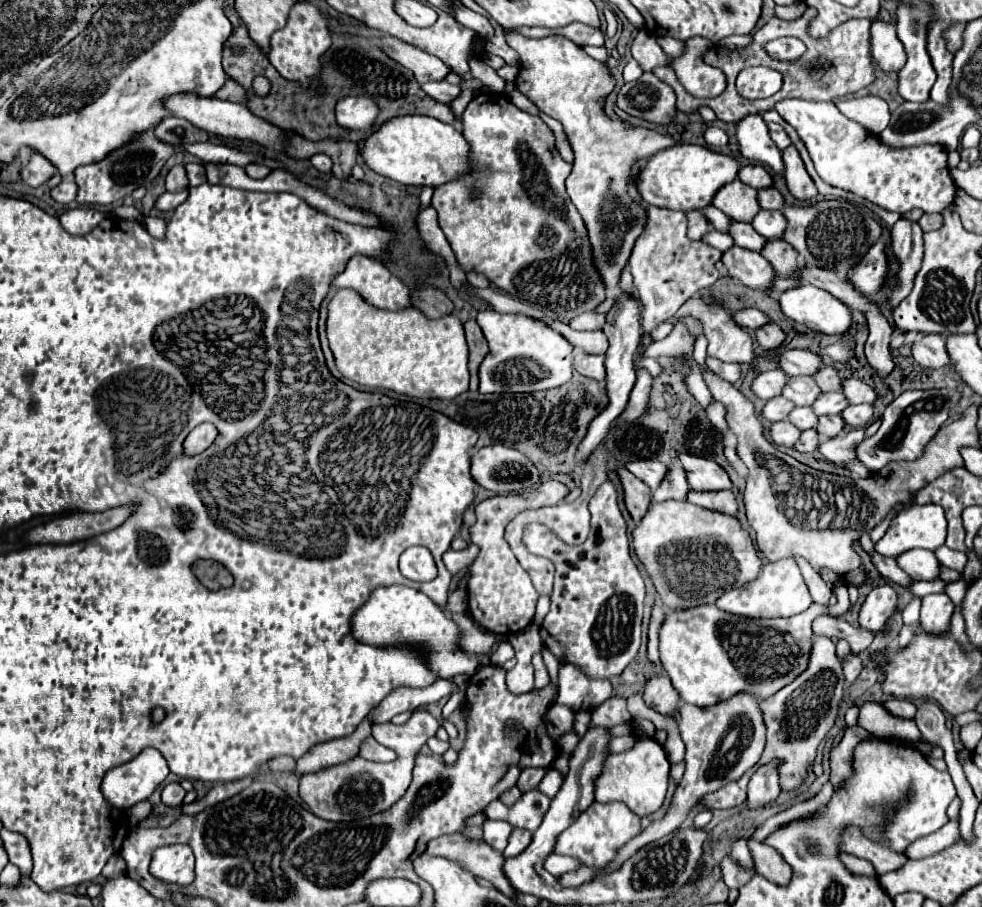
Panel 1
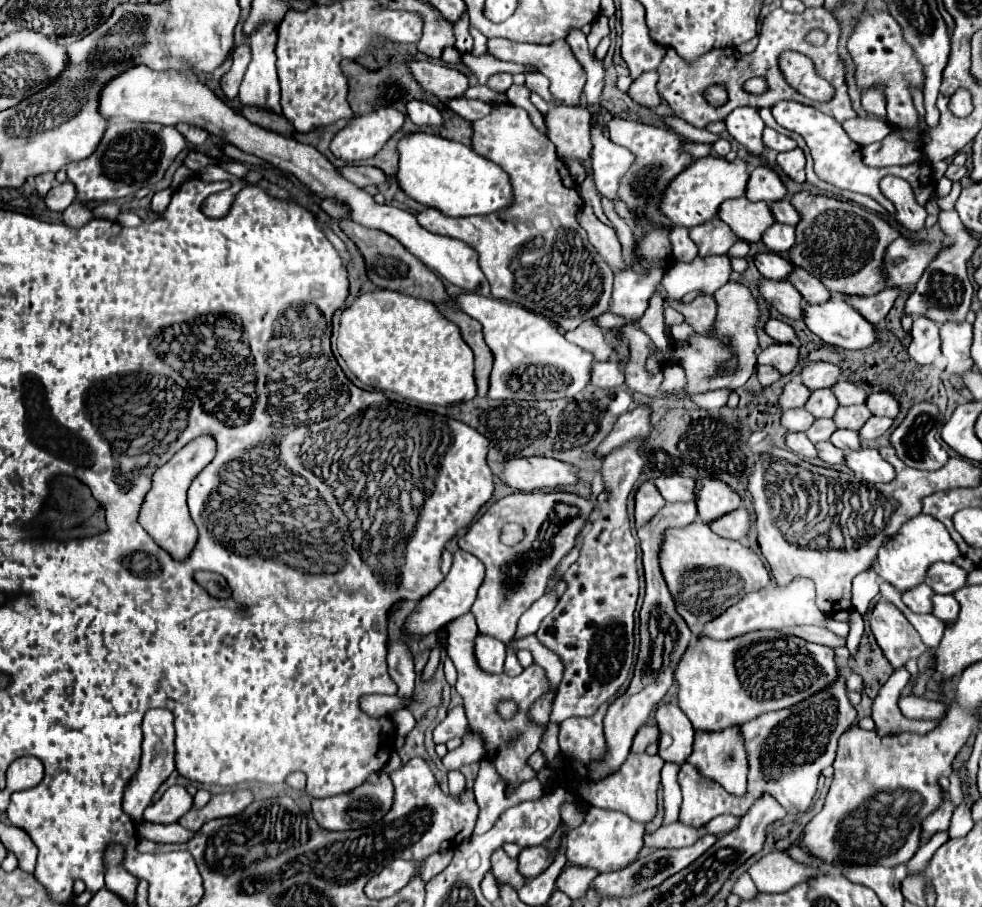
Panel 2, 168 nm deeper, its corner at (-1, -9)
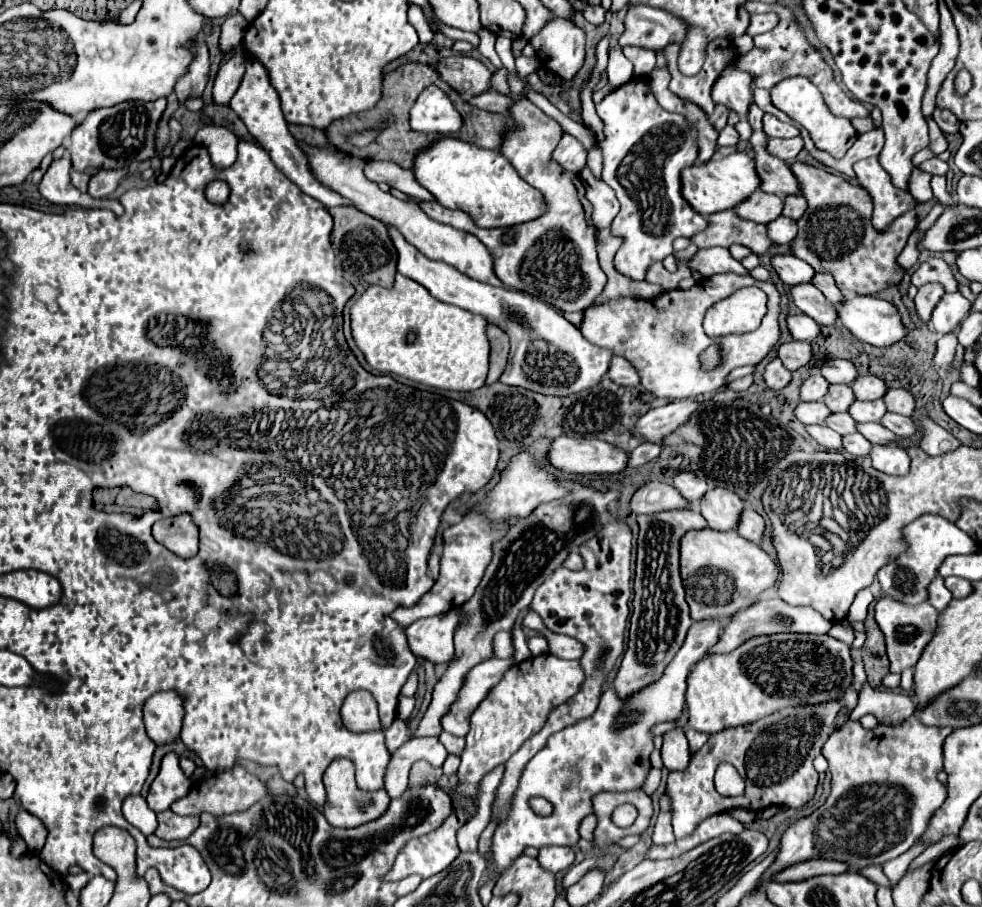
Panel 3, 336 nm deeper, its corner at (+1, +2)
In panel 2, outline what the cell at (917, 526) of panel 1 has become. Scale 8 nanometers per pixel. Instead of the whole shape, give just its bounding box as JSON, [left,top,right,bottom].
[876,514,960,592]

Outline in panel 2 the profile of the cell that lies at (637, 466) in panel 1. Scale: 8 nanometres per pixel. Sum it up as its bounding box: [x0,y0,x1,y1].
[652,476,694,502]

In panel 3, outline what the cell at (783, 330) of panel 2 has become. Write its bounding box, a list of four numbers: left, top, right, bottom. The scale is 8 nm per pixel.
[788,315,820,341]

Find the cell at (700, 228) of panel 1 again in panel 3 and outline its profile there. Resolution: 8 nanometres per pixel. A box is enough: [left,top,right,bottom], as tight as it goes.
[694,209,774,255]

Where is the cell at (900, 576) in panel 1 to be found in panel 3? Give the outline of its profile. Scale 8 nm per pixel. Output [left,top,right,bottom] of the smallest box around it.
[928,577,952,611]

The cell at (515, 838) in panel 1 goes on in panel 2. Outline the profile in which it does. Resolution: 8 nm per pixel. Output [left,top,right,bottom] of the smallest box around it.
[518,846,552,878]

